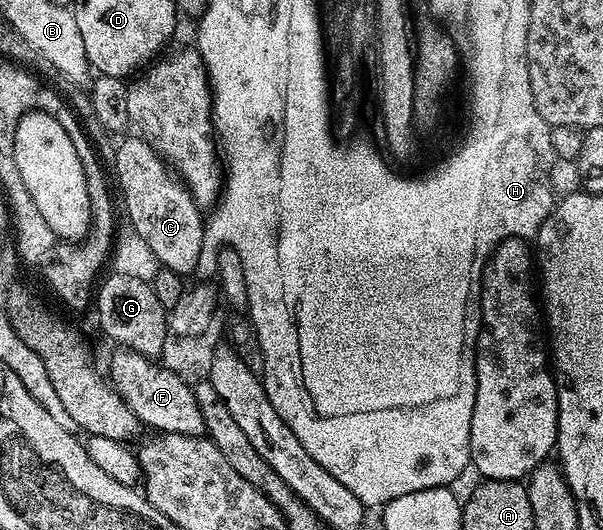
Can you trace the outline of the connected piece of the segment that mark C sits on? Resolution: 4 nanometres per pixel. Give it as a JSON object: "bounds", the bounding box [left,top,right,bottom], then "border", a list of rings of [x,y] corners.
{"bounds":[114,137,204,277],"border":[[[141,137],[126,139],[114,151],[114,175],[118,178],[118,187],[122,190],[124,213],[130,218],[132,228],[136,229],[141,240],[148,245],[163,268],[181,277],[188,277],[198,267],[202,259],[204,244],[204,217],[198,202],[190,196],[185,183],[170,169],[169,163],[158,154],[152,144]]]}

